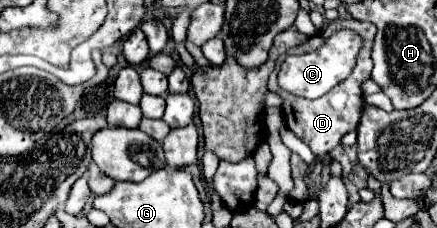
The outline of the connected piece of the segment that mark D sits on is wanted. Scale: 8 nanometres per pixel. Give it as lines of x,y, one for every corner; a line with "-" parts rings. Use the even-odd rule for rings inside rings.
337,18
337,20
329,22
319,34
311,36
311,38
305,42
305,48
307,48
307,46
319,46
333,30
339,30
339,28
357,30
357,32
363,36
365,44
363,44
363,48
361,48
361,52
359,52
359,56
357,56
357,66
353,68
351,76
345,78
341,84
337,84
335,90
327,92
325,96
321,96
321,98
317,98
317,100
307,100
307,98
299,98
299,96
291,96
289,92
283,92
283,90
279,88
279,84
277,84
277,72
279,72
279,68
281,68
283,56
277,60
277,66
275,66
273,74
269,76
269,84
267,84
267,88
269,88
271,92
275,92
275,94
279,94
279,96
283,98
283,118
285,118
285,126
287,126
299,140
303,140
303,142
311,148
311,152
315,154
315,158
327,156
327,154
341,142
341,138
359,124
359,110
361,110
361,98
363,98
359,86
361,86
361,82
365,82
365,80
371,76
371,40
373,40
373,36
375,36
375,24
371,24
371,22
353,20
353,18

